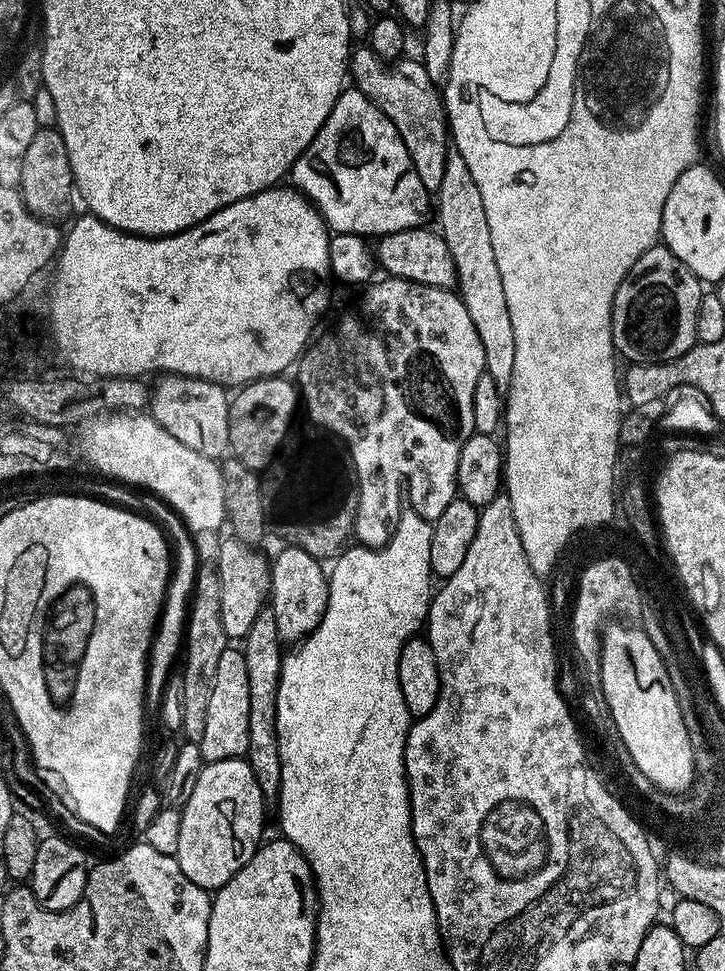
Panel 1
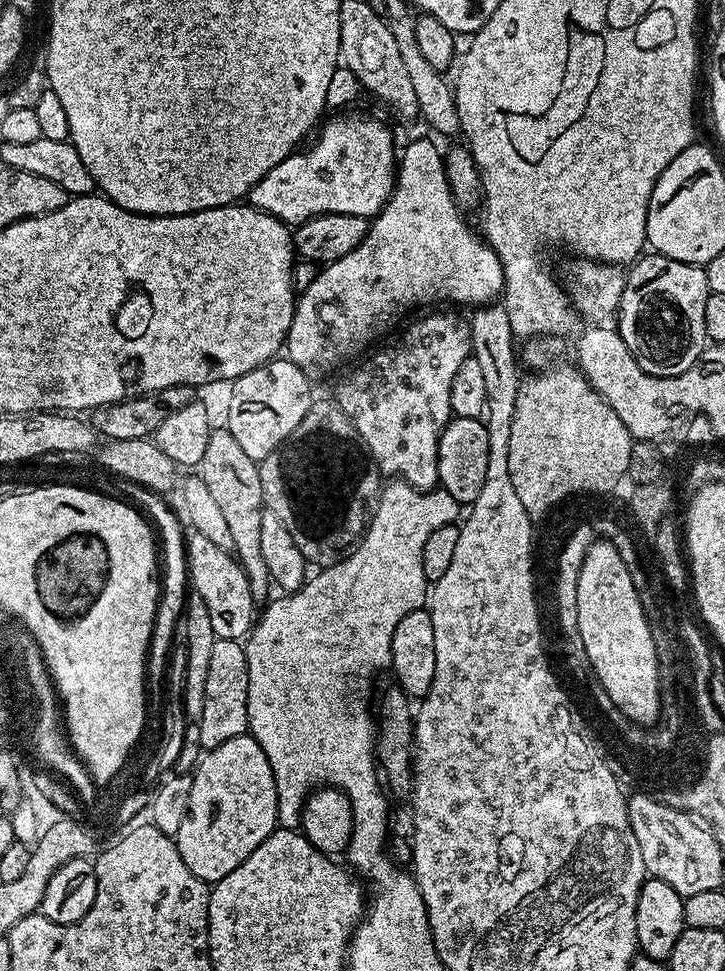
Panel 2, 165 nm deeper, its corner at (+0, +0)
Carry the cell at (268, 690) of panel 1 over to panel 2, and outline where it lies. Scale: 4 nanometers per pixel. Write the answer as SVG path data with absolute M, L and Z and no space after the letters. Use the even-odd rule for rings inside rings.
M216 426L213 427L210 438L206 442L206 450L202 453L202 462L198 466L198 475L200 481L206 486L206 490L210 490L210 494L214 497L214 502L220 508L225 518L230 530L230 538L234 542L231 551L246 574L246 582L250 582L252 601L257 606L267 605L270 599L268 591L273 591L274 585L270 578L270 570L266 570L266 562L262 558L262 514L266 509L264 507L264 495L262 494L262 478L260 477L259 463L251 460L243 452L242 446L238 446L237 440L234 439L234 434L230 434L227 427Z

